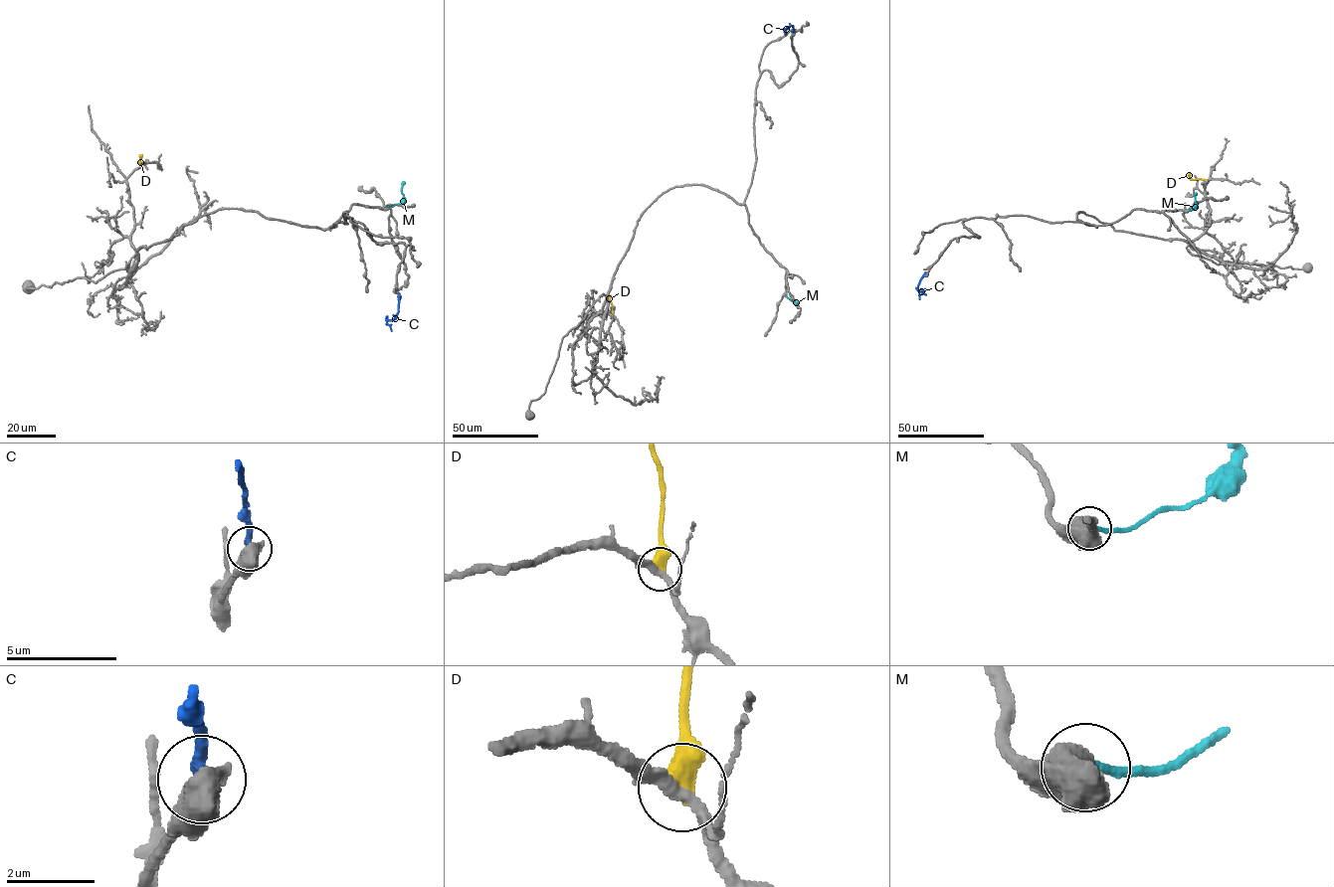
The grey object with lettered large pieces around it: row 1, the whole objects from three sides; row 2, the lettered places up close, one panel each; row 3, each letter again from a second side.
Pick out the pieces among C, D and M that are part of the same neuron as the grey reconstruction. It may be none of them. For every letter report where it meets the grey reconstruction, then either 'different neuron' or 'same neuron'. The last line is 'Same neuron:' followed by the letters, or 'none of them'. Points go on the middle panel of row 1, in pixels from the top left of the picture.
C: contact (794, 33); different neuron
D: contact (612, 312); different neuron
M: contact (785, 295); same neuron
Same neuron: M

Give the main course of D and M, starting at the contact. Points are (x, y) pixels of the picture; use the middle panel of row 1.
D: (612, 312), (611, 295)
M: (785, 295), (797, 303)

